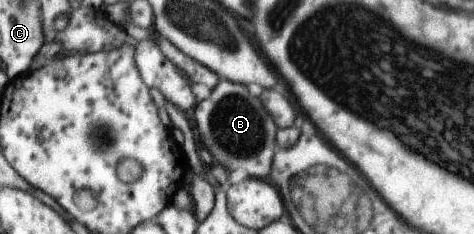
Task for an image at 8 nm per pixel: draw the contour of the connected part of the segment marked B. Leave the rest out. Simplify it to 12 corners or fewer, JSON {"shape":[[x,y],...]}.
{"shape":[[246,85],[195,107],[201,149],[268,179],[278,127]]}

